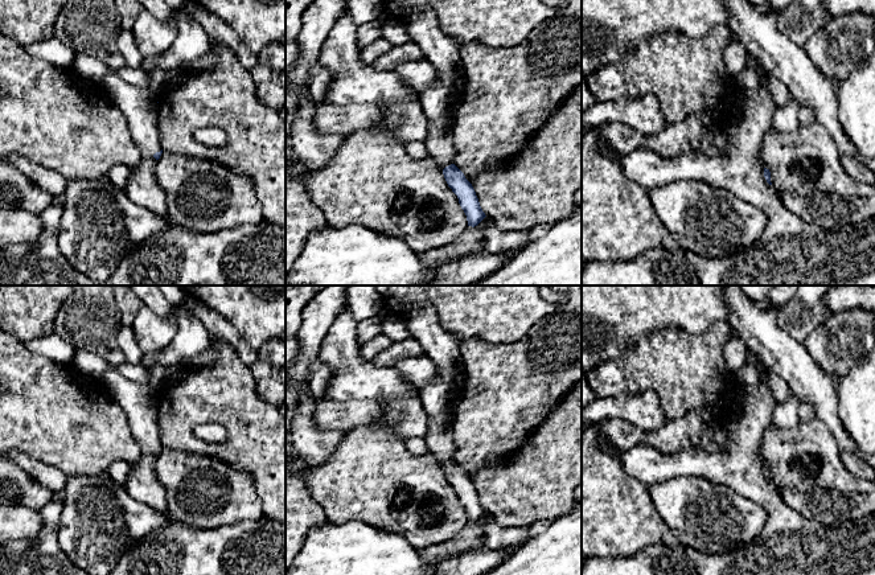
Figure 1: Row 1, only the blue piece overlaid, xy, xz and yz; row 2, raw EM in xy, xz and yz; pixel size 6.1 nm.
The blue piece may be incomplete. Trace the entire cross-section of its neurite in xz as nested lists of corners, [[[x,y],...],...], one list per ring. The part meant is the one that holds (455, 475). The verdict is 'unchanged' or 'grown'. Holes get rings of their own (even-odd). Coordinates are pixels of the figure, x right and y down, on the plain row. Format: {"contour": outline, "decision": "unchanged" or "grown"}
{"contour": [[[426,304],[403,319],[408,332],[424,349],[419,357],[398,361],[395,369],[418,389],[430,426],[424,435],[427,449],[443,467],[444,475],[457,492],[468,522],[477,522],[486,512],[472,480],[453,460],[453,415],[457,389],[463,385],[464,365],[459,340],[443,329],[436,311]]], "decision": "grown"}

